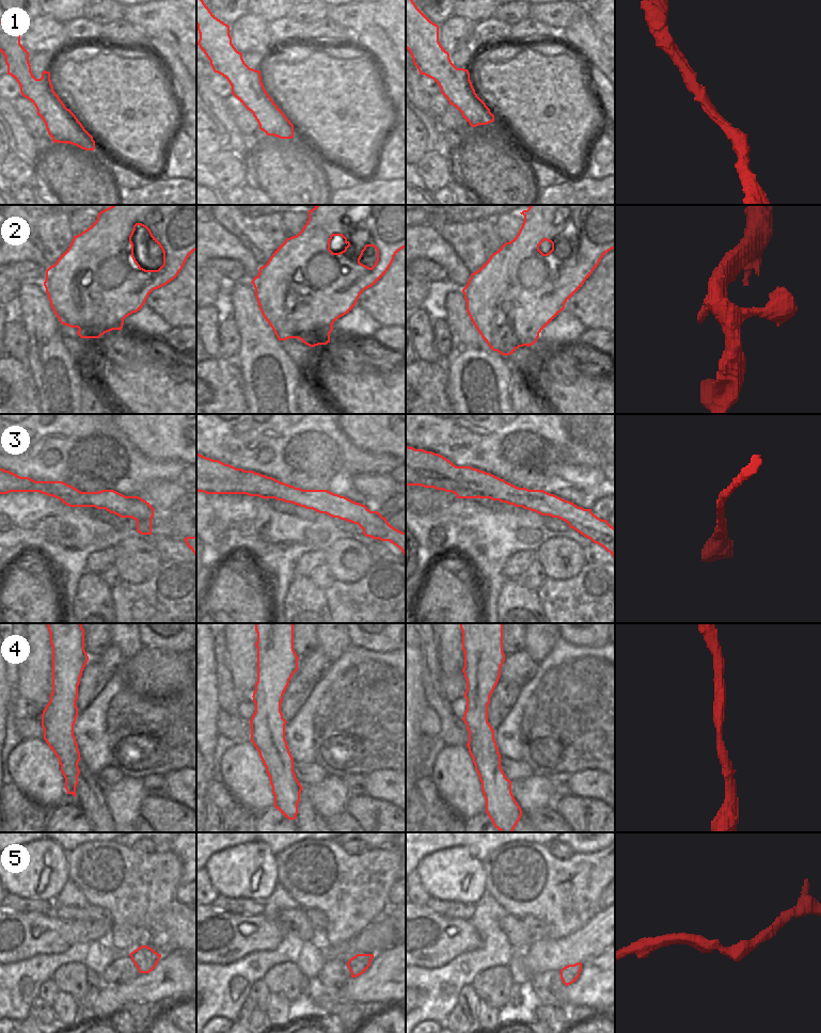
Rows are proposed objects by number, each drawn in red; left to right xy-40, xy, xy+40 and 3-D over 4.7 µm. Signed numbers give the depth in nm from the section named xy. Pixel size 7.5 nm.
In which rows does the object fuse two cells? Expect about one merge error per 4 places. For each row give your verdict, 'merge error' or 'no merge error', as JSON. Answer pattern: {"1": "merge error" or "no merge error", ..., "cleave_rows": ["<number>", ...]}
{"1": "no merge error", "2": "no merge error", "3": "no merge error", "4": "no merge error", "5": "no merge error", "cleave_rows": []}

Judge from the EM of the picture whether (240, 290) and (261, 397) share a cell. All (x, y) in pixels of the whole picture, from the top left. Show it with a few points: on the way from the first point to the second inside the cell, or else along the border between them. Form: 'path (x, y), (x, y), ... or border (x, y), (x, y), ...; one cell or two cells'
path (248, 317), (257, 338), (261, 370); one cell

